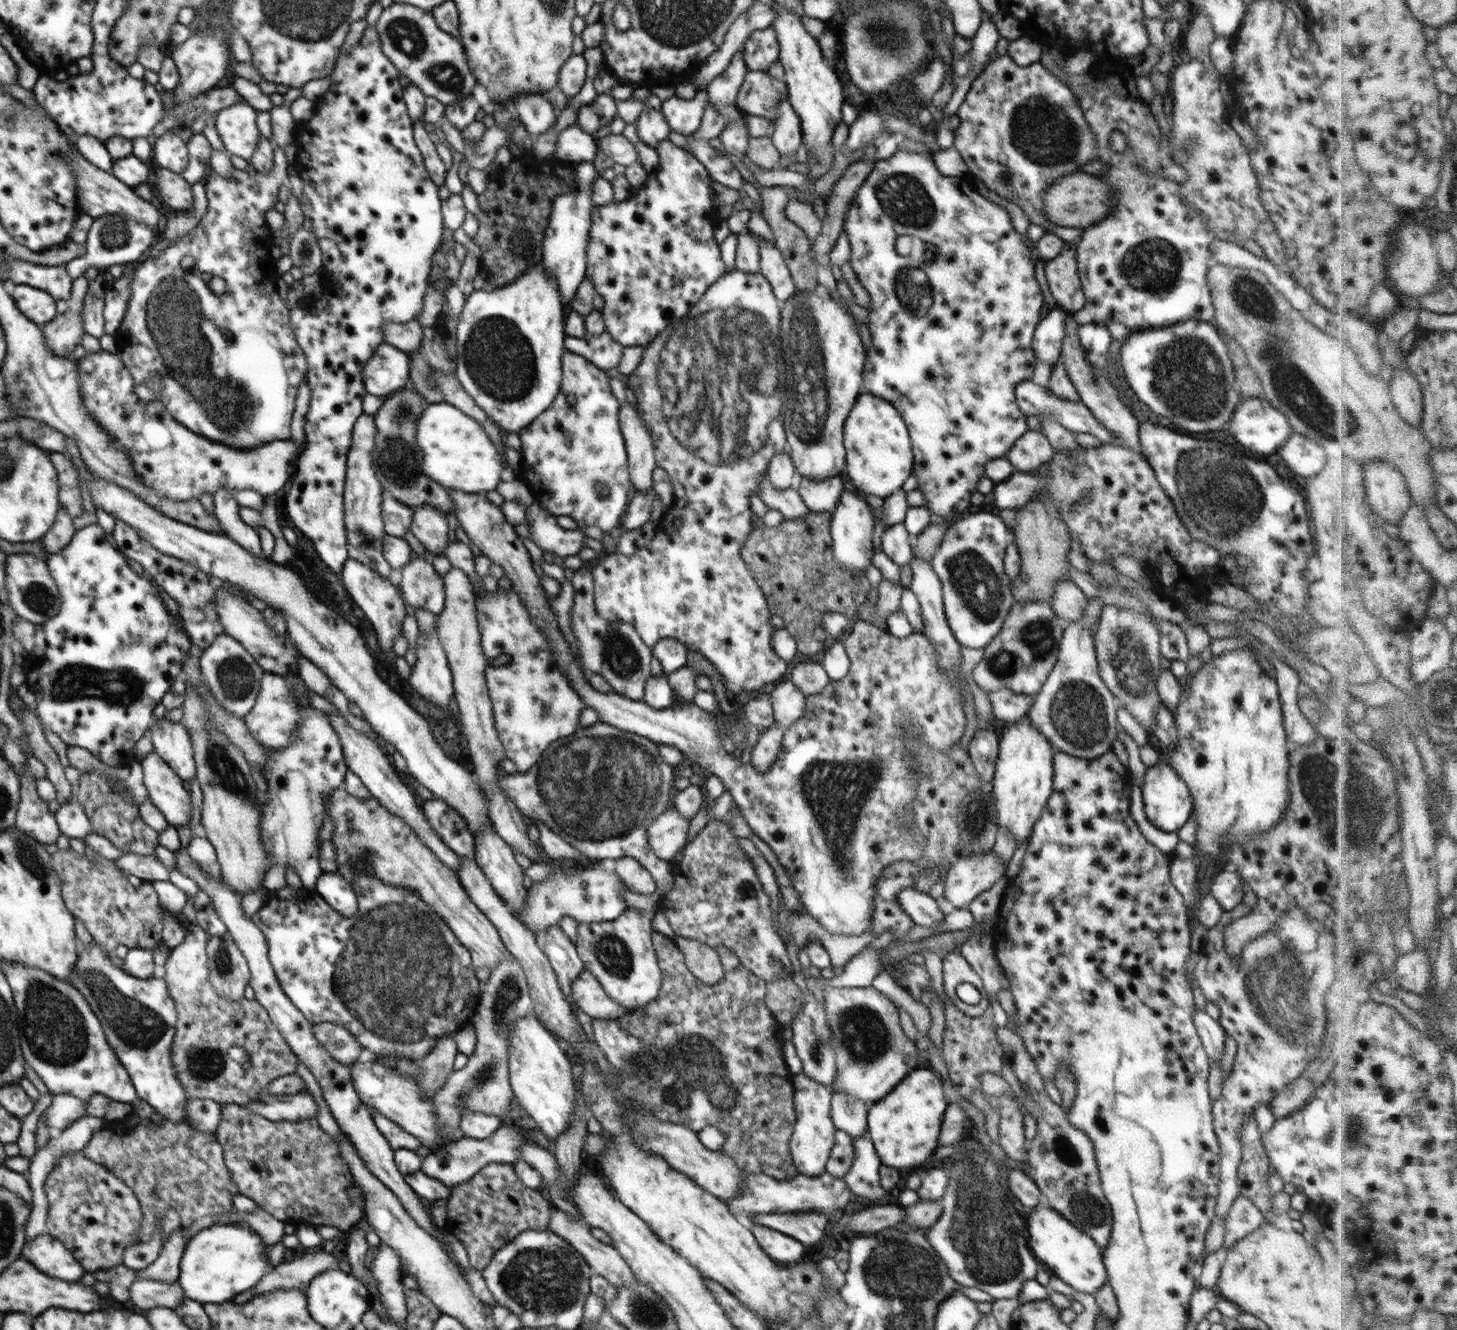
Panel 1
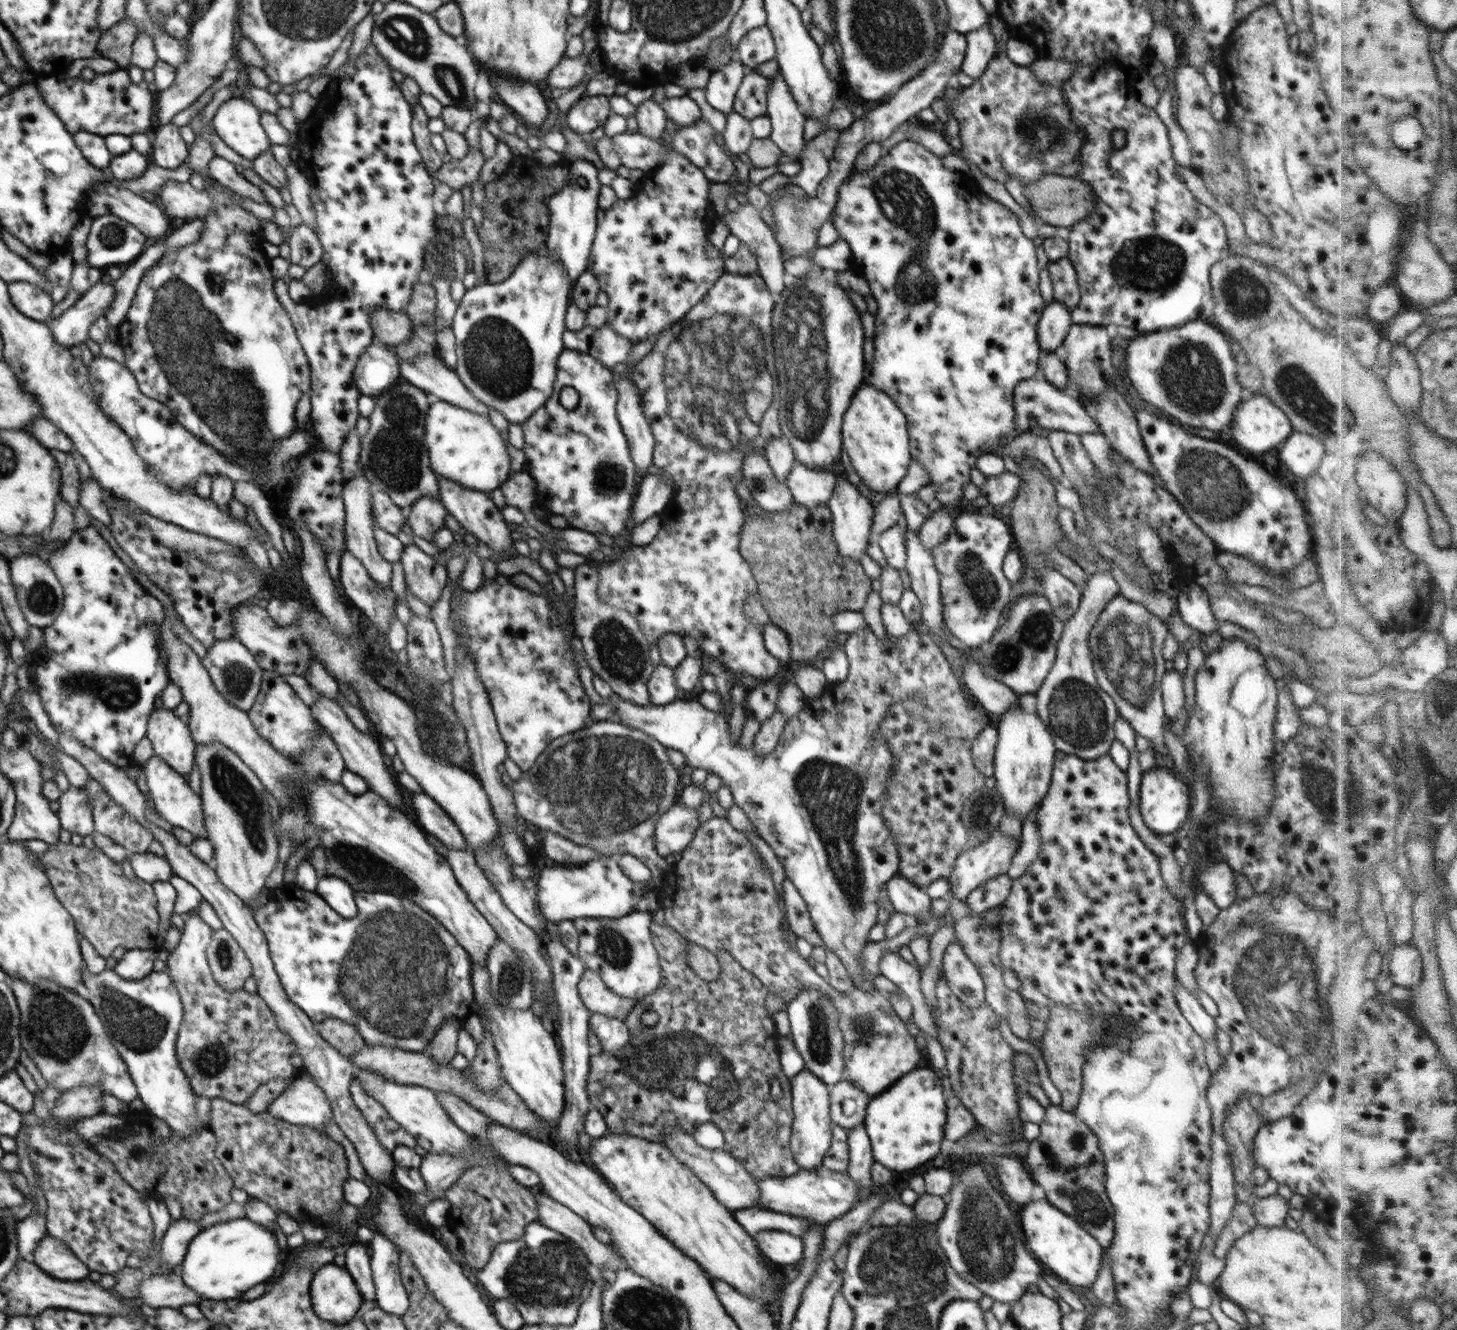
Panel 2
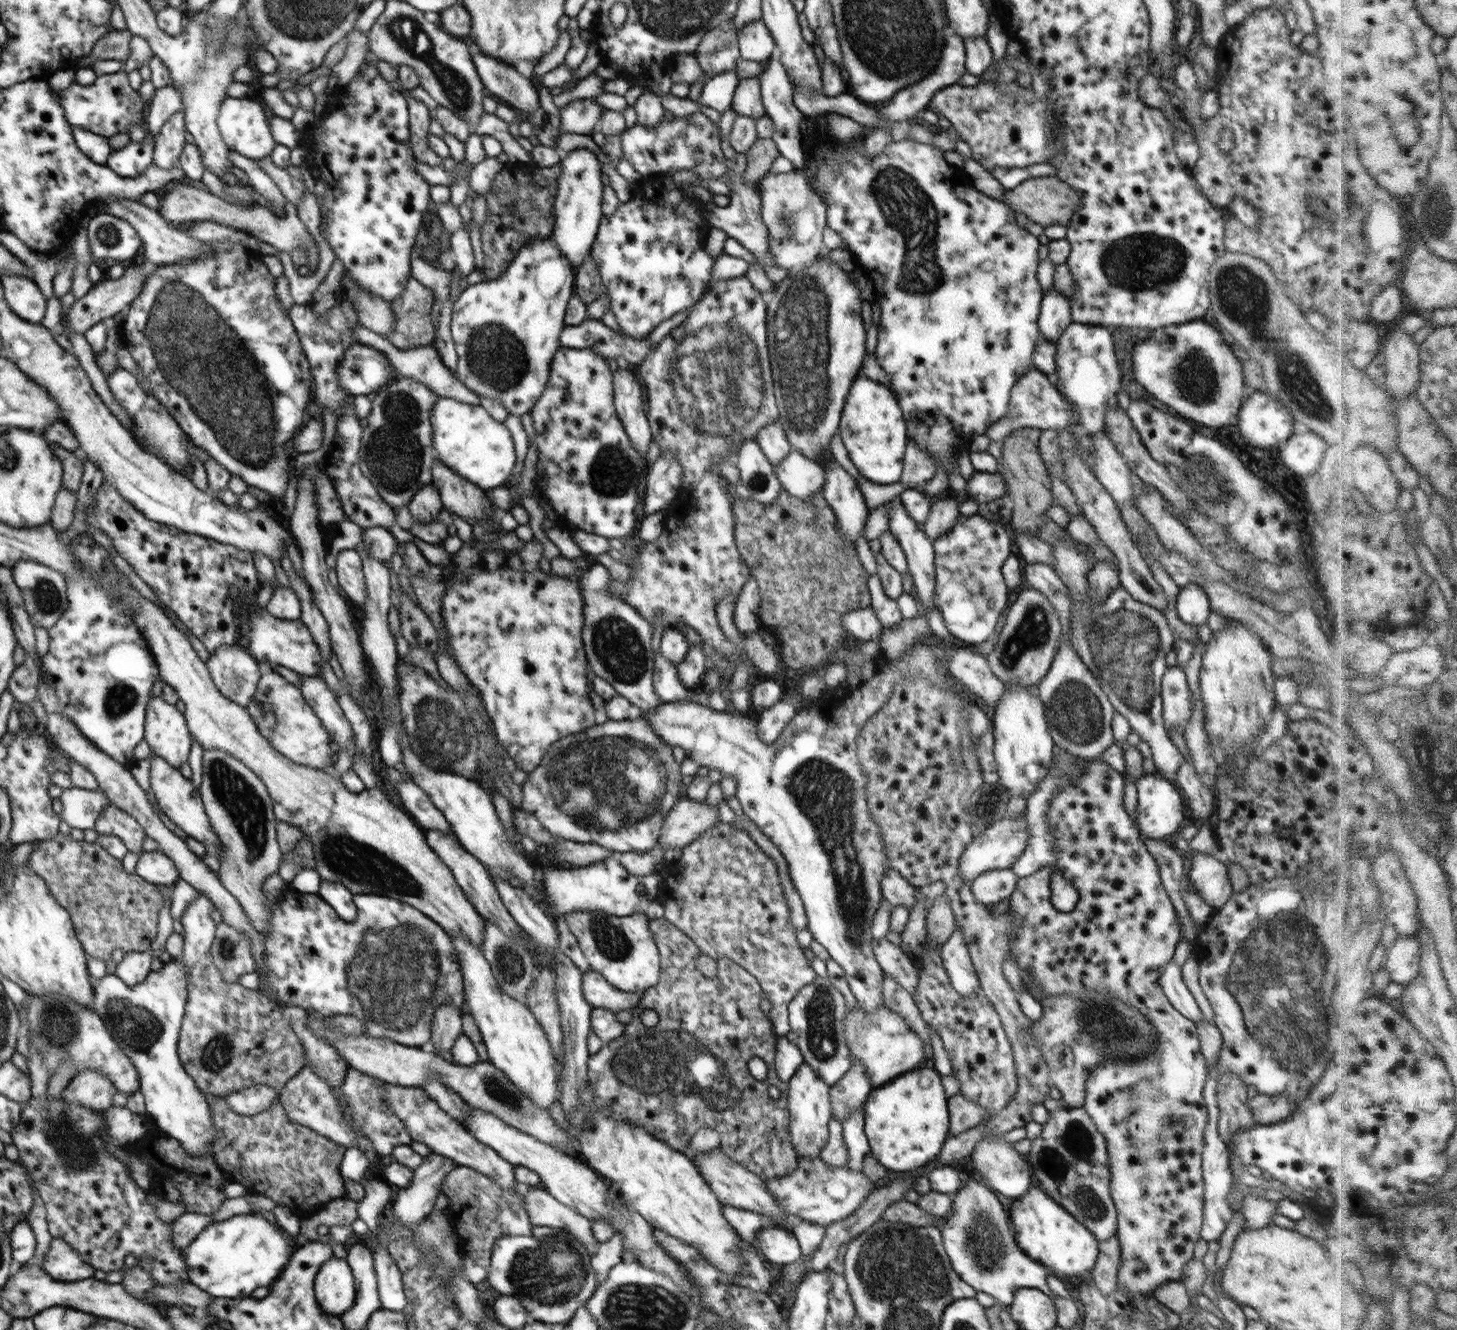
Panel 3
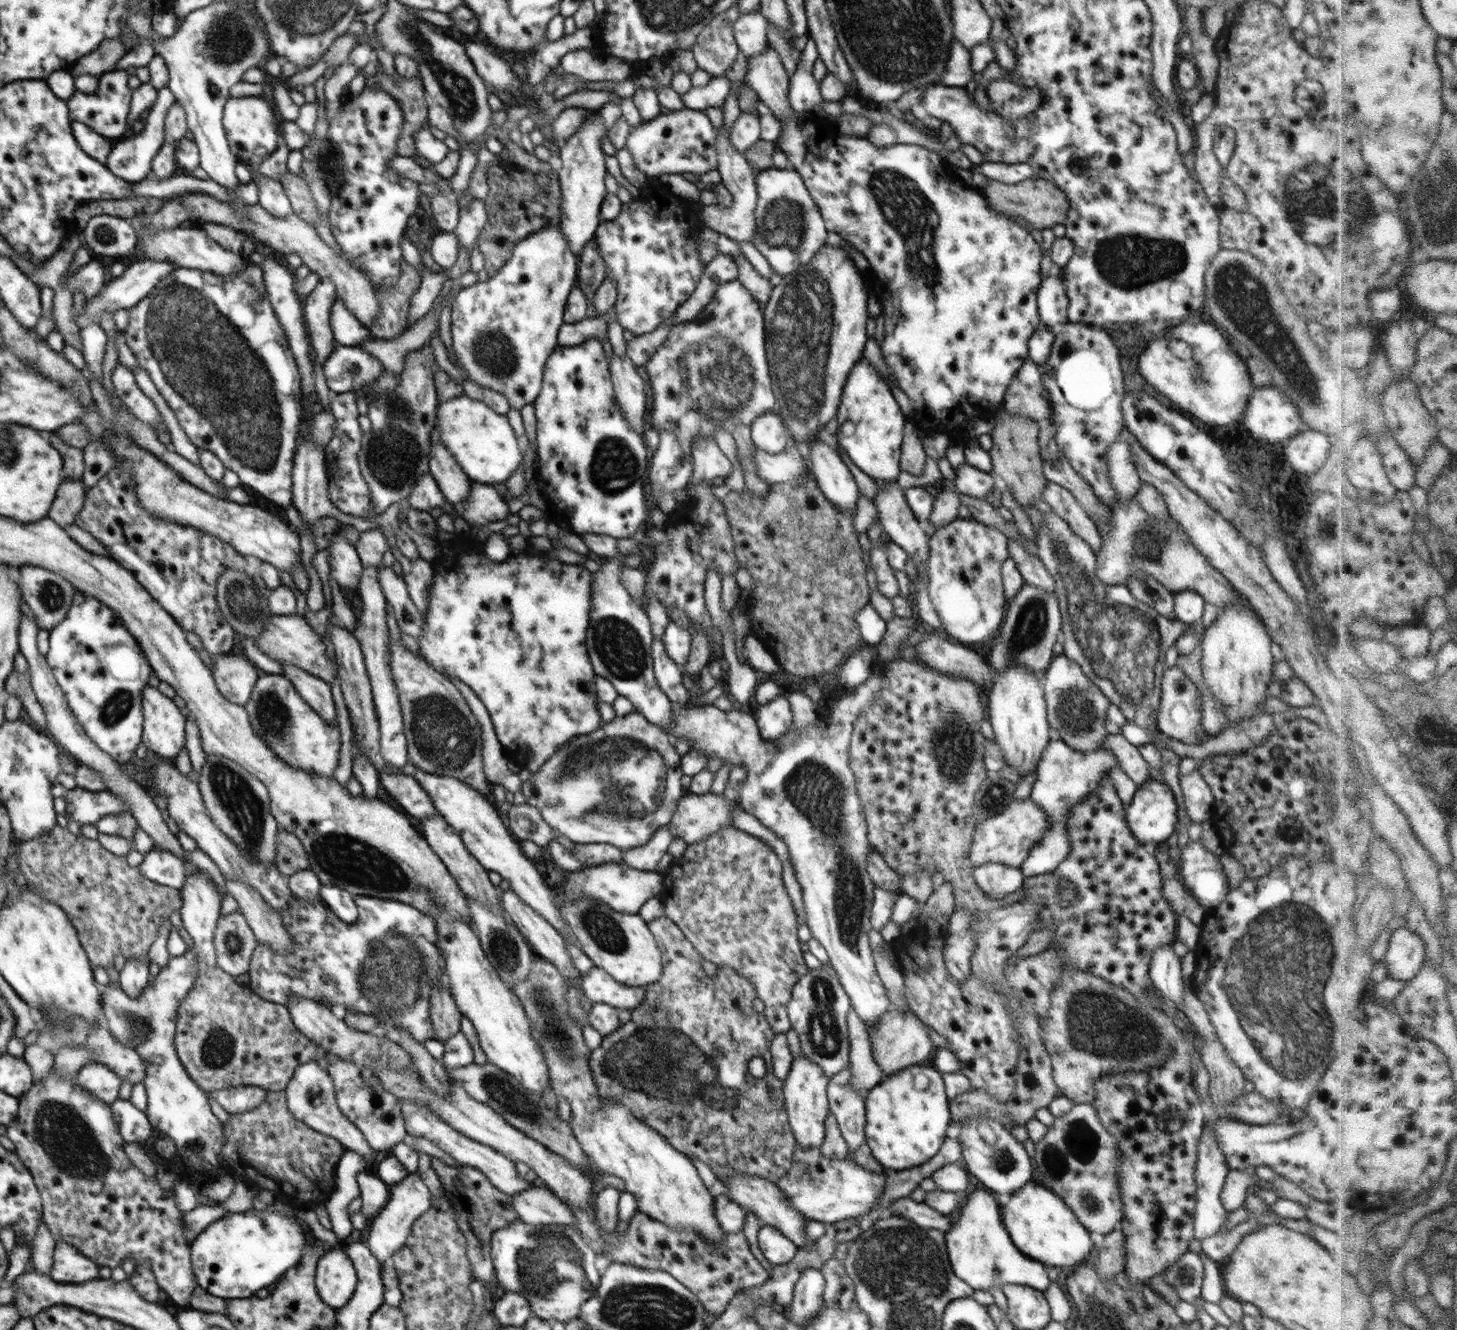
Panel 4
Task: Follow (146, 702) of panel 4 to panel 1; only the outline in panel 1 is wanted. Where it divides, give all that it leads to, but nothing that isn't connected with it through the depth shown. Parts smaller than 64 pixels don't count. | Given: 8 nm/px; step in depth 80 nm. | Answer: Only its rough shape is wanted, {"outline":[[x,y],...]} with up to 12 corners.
{"outline":[[155,718],[153,749],[182,779],[197,768],[187,728]]}

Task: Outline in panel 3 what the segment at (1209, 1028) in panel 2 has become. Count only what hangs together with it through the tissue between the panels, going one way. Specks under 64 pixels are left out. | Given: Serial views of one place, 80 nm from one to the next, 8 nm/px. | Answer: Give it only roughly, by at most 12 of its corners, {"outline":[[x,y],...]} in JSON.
{"outline":[[1172,960],[1159,983],[1172,1006],[1195,1024],[1203,1018]]}

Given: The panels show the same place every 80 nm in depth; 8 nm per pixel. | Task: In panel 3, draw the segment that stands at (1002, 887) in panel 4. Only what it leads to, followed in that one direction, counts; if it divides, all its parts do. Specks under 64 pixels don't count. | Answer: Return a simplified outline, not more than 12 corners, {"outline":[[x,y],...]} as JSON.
{"outline":[[1011,868],[989,870],[973,880],[978,902],[1009,898],[1018,879]]}

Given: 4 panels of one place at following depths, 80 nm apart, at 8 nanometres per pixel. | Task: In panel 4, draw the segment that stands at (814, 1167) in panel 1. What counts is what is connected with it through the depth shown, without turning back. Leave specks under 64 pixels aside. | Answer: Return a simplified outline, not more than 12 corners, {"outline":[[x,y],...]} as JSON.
{"outline":[[785,1033],[792,1067],[783,1084],[799,1148],[820,1147],[831,1113],[829,1079]]}

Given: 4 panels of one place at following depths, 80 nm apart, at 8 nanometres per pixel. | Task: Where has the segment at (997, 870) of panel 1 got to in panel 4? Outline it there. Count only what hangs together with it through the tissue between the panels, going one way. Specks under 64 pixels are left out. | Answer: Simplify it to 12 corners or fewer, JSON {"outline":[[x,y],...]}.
{"outline":[[1029,798],[978,821],[971,868],[1019,868],[1048,829]]}

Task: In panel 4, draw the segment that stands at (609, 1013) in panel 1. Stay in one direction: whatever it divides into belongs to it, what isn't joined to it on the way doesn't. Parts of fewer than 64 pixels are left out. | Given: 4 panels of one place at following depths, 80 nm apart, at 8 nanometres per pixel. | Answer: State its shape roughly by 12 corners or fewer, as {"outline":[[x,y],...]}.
{"outline":[[604,969],[582,976],[584,994],[593,1003],[635,1009],[645,987],[616,982]]}

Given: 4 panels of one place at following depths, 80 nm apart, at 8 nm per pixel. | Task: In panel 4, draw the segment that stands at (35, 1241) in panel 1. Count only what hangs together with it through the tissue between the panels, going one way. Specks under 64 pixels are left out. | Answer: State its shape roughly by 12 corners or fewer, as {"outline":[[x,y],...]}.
{"outline":[[56,1243],[49,1276],[61,1283],[98,1279],[100,1266],[75,1245]]}

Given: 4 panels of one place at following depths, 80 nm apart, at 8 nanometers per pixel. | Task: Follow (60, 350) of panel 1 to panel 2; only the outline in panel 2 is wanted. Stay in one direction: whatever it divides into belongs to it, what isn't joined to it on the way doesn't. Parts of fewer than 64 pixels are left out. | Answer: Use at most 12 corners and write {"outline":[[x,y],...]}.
{"outline":[[106,278],[47,323],[64,348],[89,338],[115,299]]}

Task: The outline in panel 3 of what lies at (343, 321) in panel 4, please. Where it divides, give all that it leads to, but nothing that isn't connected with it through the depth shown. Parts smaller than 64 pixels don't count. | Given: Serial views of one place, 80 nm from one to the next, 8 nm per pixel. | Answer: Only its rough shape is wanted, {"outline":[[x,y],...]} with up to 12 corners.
{"outline":[[360,323],[358,344],[383,352],[399,377],[413,378],[440,398],[480,404],[444,366],[434,346],[403,351]]}

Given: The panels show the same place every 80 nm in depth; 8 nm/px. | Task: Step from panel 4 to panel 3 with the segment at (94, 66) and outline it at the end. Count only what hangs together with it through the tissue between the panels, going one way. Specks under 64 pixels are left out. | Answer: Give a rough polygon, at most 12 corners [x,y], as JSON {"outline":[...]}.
{"outline":[[110,28],[95,44],[81,68],[97,60],[125,63],[133,34]]}

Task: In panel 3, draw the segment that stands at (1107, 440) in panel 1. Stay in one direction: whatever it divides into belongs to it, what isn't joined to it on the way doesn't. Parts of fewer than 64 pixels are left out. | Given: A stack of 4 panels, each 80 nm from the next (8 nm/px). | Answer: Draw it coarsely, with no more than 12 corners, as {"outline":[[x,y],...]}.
{"outline":[[1037,369],[1012,387],[1007,415],[984,436],[1002,445],[1017,428],[1065,432],[1073,404]]}

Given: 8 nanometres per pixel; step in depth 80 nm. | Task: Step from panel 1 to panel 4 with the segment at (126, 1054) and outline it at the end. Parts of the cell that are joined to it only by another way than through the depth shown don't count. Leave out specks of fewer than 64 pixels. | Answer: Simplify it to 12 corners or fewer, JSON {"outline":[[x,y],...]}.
{"outline":[[192,938],[137,997],[110,981],[99,1020],[144,1060],[145,1114],[218,1179],[223,1124],[174,1048]]}

